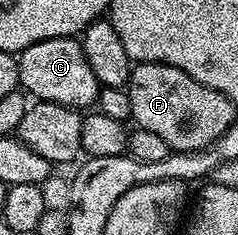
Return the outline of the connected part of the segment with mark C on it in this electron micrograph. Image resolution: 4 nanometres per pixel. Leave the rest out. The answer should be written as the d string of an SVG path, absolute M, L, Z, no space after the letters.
M57 37L40 43L17 54L18 83L31 98L60 103L69 109L86 111L97 102L99 83L84 59L82 43L78 37Z

